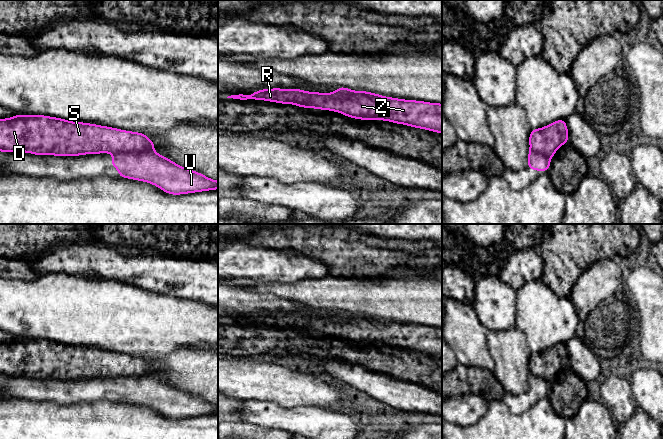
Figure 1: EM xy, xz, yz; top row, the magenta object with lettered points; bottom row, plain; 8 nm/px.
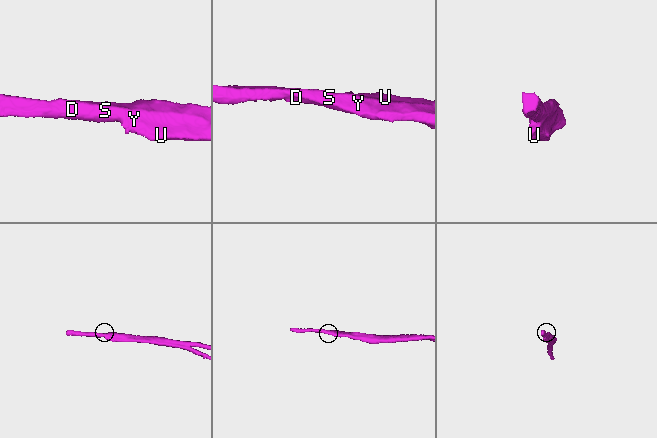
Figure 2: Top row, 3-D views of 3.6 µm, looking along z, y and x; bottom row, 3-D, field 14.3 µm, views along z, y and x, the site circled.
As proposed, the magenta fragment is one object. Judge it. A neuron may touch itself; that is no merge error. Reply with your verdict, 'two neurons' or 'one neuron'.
two neurons

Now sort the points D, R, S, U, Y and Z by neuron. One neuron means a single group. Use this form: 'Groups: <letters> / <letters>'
Groups: D R S Y Z / U

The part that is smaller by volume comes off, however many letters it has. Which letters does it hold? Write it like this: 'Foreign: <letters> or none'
Foreign: D, R, S, Y, Z

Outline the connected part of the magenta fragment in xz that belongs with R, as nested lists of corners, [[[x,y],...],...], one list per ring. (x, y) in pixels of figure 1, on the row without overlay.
[[[281,312],[262,313],[255,315],[251,319],[231,319],[227,322],[240,324],[266,324],[278,326],[281,328],[294,328],[303,332],[315,332],[322,334],[331,334],[343,337],[350,342],[361,344],[385,344],[396,348],[405,348],[415,352],[430,354],[442,358],[442,328],[429,327],[424,325],[404,324],[391,321],[371,321],[367,318],[347,319],[340,317],[318,317],[307,316],[301,313],[285,314]]]

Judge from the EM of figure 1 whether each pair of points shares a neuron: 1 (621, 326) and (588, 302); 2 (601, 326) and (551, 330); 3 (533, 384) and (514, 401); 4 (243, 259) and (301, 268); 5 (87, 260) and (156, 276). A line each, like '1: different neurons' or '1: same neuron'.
1: same neuron
2: different neurons
3: same neuron
4: same neuron
5: same neuron

